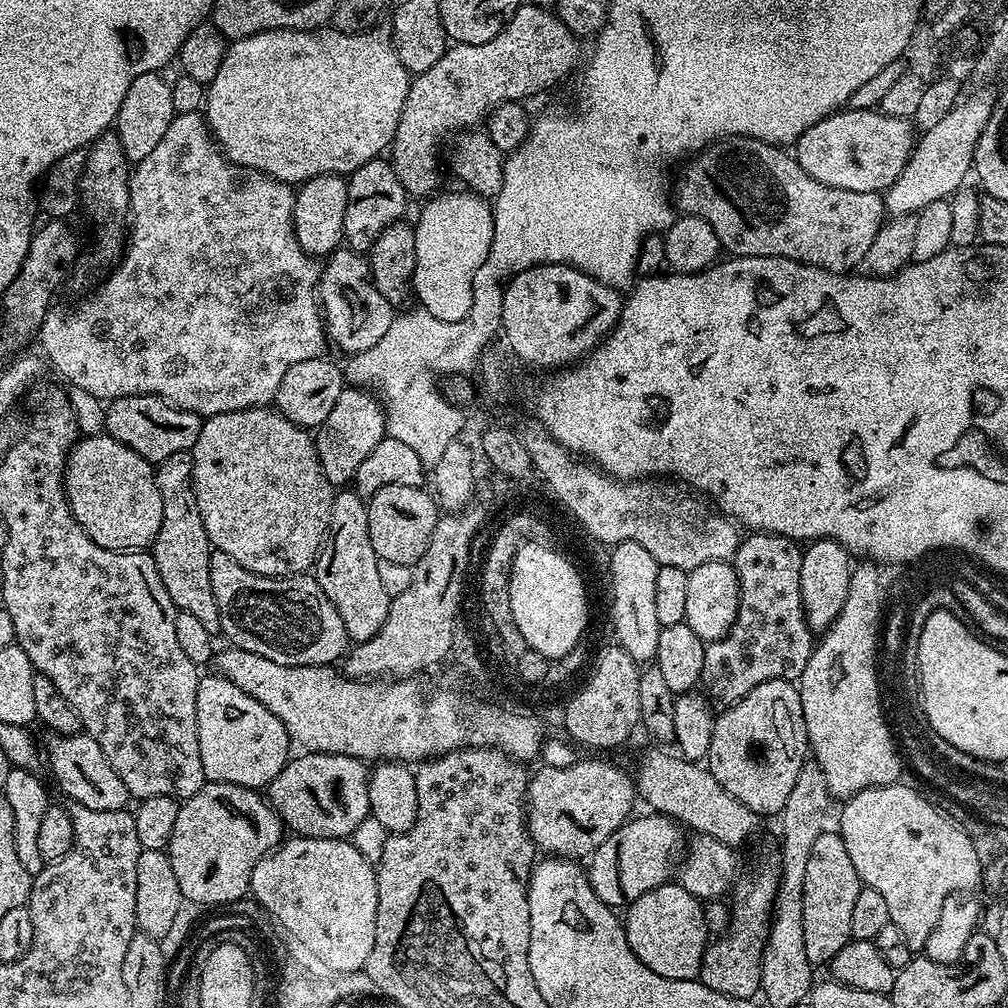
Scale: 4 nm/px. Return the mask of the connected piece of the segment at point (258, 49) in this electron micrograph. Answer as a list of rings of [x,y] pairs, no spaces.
[[[332,26],[319,30],[275,28],[231,41],[218,74],[206,85],[202,109],[224,157],[293,186],[322,174],[351,174],[358,166],[377,159],[398,130],[410,83],[410,73],[394,50],[391,31],[380,27],[373,26],[367,32],[338,32]]]

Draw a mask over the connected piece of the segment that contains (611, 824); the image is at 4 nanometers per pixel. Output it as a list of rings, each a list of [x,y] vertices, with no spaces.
[[[577,759],[574,766],[562,766],[561,768],[546,768],[543,766],[537,767],[537,772],[531,773],[528,781],[528,794],[526,797],[526,823],[528,826],[528,834],[532,838],[533,844],[541,853],[547,854],[552,858],[583,858],[591,857],[592,853],[598,850],[598,846],[602,846],[602,842],[606,842],[606,838],[610,838],[610,834],[614,834],[614,830],[618,830],[625,822],[633,815],[632,803],[637,803],[638,788],[632,780],[619,768],[616,764],[607,764],[604,760],[584,760]]]

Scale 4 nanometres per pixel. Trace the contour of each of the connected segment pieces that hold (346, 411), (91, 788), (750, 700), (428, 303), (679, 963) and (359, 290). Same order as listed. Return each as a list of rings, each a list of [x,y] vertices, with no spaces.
[[[345,387],[344,393],[334,402],[334,410],[326,414],[315,433],[316,453],[322,462],[322,470],[333,486],[344,486],[355,481],[358,466],[362,466],[366,454],[378,446],[385,437],[384,406],[371,391],[363,387]]]
[[[87,734],[78,736],[47,737],[46,744],[46,768],[52,771],[56,784],[69,797],[71,803],[81,804],[90,810],[110,810],[111,812],[123,812],[129,807],[130,797],[122,778],[114,774],[114,766],[106,762],[106,754],[102,754],[102,746],[94,742],[94,738]]]
[[[790,680],[762,682],[762,686],[754,686],[750,694],[736,704],[727,705],[721,712],[715,717],[713,737],[706,755],[708,771],[752,813],[761,818],[775,817],[786,806],[786,798],[790,798],[790,790],[794,790],[794,782],[798,779],[798,770],[802,770],[810,756],[799,687]]]
[[[471,190],[460,191],[464,192],[441,191],[433,195],[425,203],[429,204],[421,210],[420,217],[414,220],[416,265],[412,275],[412,290],[420,306],[436,318],[447,322],[457,322],[468,314],[472,305],[474,278],[478,274],[478,266],[482,266],[482,262],[486,262],[486,254],[490,254],[490,242],[494,232],[492,204],[485,197],[478,196]]]
[[[669,882],[642,894],[642,898],[627,905],[622,916],[630,950],[634,950],[640,961],[662,978],[697,979],[704,952],[710,943],[703,922],[703,908],[703,903],[690,895],[679,882]]]
[[[341,246],[323,261],[320,269],[318,299],[324,318],[326,335],[333,345],[337,344],[345,354],[369,350],[377,345],[394,315],[394,306],[378,290],[372,280],[369,261],[359,252]]]

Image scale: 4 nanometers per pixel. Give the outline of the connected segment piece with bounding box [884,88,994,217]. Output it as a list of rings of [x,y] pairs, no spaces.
[[[980,88],[968,101],[957,102],[946,114],[946,118],[939,120],[930,130],[920,132],[918,139],[913,143],[912,153],[898,178],[886,189],[884,196],[884,207],[889,217],[915,214],[925,208],[930,202],[948,200],[951,192],[956,192],[964,184],[964,179],[973,171],[972,159],[978,138],[982,130],[986,130],[986,122],[990,122],[992,105],[994,103],[994,92],[988,88]]]

